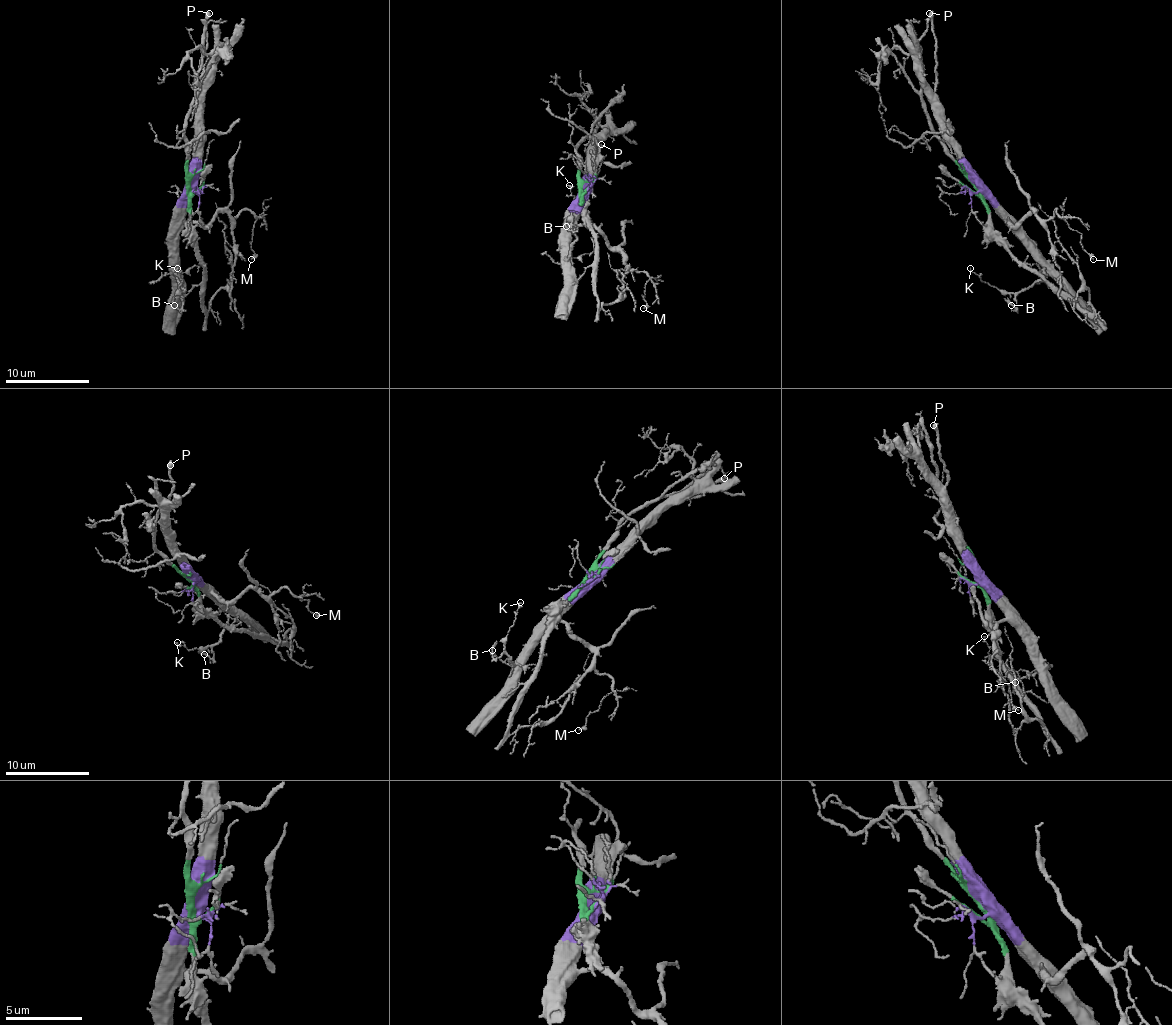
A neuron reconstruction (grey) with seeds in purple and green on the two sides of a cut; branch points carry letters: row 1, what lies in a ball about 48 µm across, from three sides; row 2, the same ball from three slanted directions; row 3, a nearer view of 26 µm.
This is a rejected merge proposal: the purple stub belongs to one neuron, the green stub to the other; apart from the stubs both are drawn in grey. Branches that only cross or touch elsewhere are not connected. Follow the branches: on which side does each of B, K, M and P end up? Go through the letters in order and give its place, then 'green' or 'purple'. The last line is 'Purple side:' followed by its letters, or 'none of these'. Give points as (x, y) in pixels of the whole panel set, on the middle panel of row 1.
B: at (566, 226); purple
K: at (569, 185); purple
M: at (643, 308); purple
P: at (601, 144); purple
Purple side: B, K, M, P

